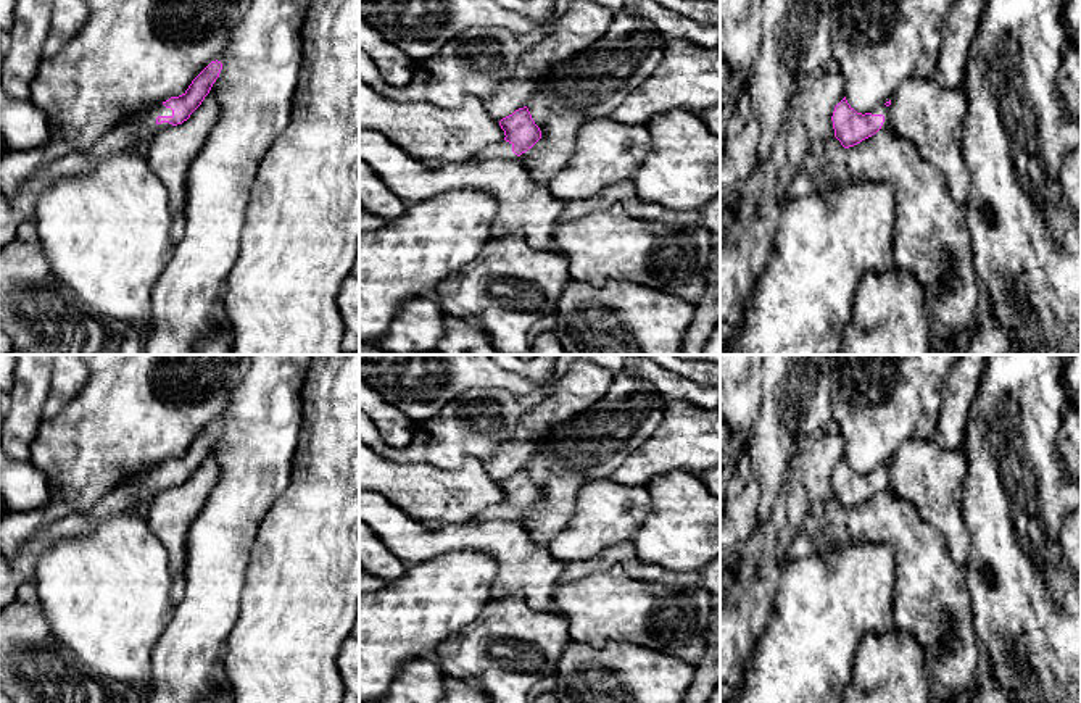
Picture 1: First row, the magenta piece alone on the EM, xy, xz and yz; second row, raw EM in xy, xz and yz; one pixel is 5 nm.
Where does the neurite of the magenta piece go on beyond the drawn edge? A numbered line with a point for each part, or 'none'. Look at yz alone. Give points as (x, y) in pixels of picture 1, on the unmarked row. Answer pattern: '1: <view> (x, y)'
1: yz (882, 470)

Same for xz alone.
1: xz (503, 510)

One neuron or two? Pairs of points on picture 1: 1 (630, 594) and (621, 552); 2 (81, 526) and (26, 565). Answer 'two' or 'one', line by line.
1: two
2: one

